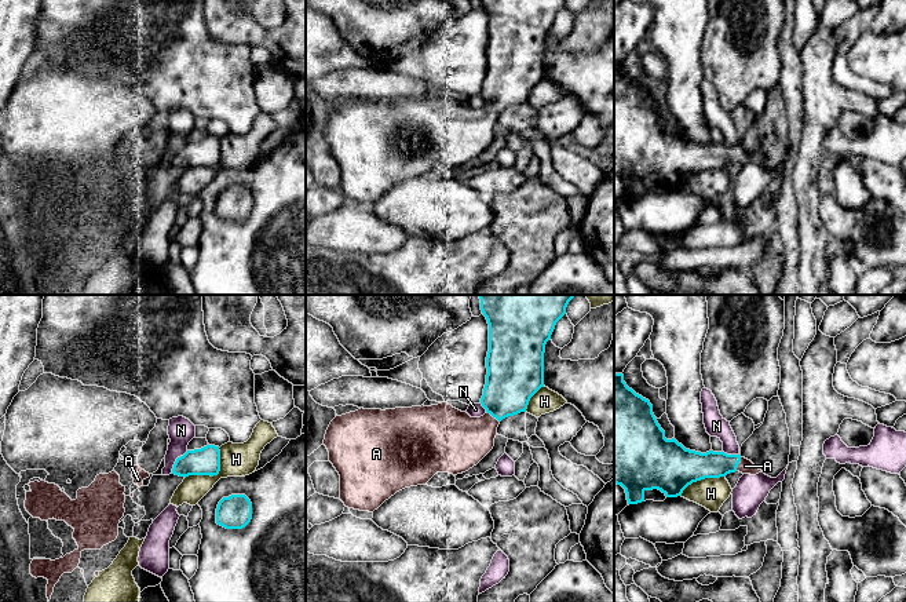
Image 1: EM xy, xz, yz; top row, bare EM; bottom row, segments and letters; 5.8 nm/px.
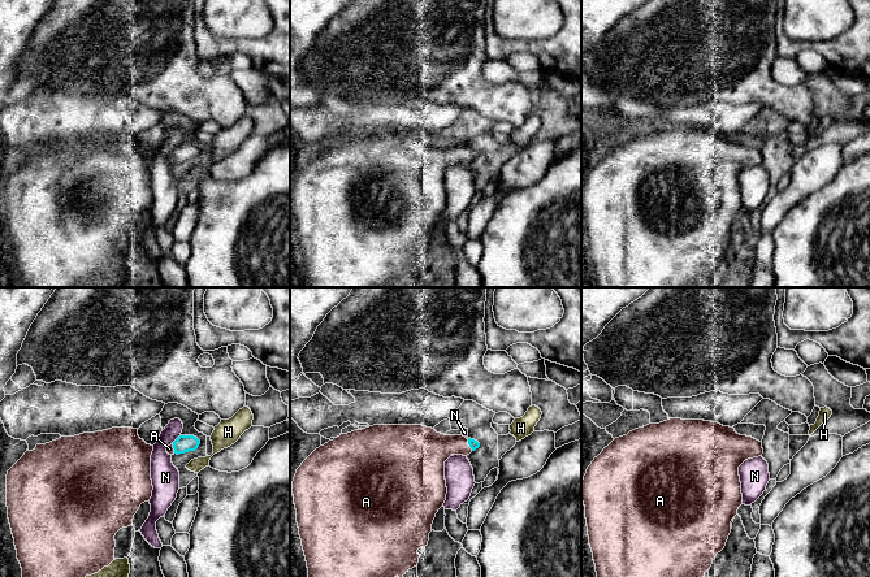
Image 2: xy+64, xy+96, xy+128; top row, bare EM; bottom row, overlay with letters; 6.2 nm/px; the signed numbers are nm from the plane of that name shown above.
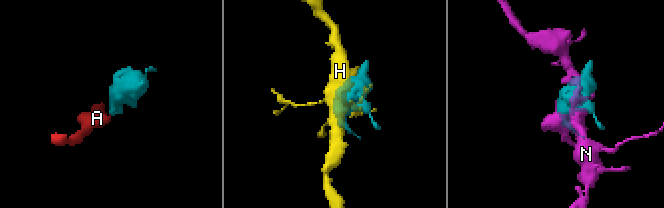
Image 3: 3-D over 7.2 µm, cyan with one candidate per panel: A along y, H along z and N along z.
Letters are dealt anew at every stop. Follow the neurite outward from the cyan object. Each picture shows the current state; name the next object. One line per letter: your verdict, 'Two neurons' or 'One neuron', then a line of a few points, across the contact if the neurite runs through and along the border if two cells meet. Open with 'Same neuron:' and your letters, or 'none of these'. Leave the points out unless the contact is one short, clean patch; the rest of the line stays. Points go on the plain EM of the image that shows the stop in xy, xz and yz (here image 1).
Same neuron: A
A: One neuron. Line: yz (696, 157), (738, 154), (745, 157)
H: Two neurons
N: Two neurons

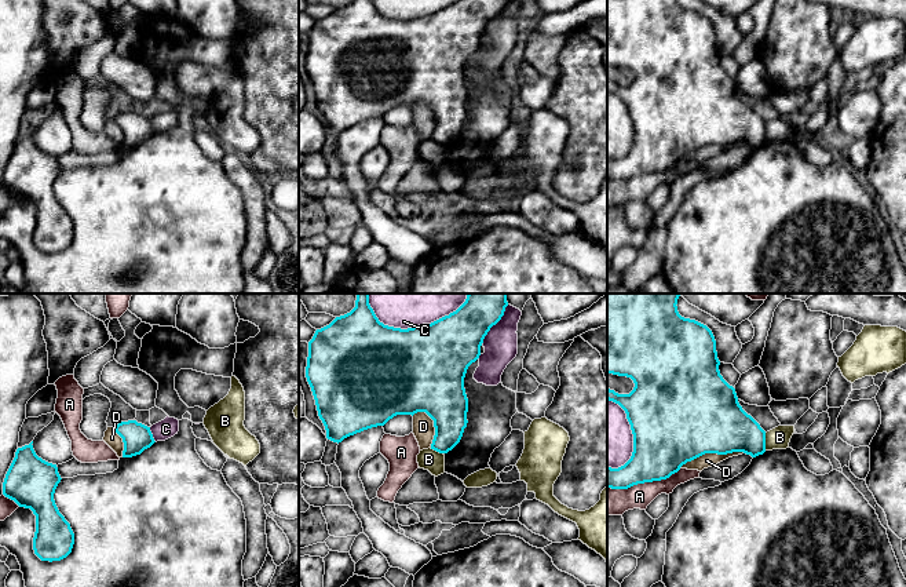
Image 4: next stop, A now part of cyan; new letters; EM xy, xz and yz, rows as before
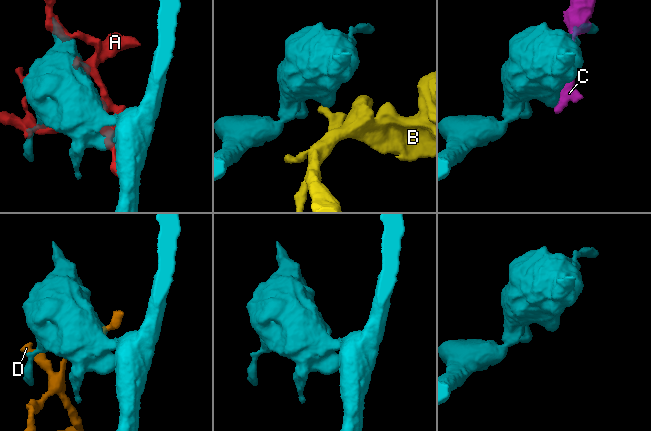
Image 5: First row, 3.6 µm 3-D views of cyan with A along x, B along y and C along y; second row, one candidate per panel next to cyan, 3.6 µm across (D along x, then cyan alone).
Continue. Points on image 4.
Same neuron: none of these
A: Two neurons
B: Two neurons. Line: yz (764, 124), (766, 141)
C: Two neurons
D: Two neurons

